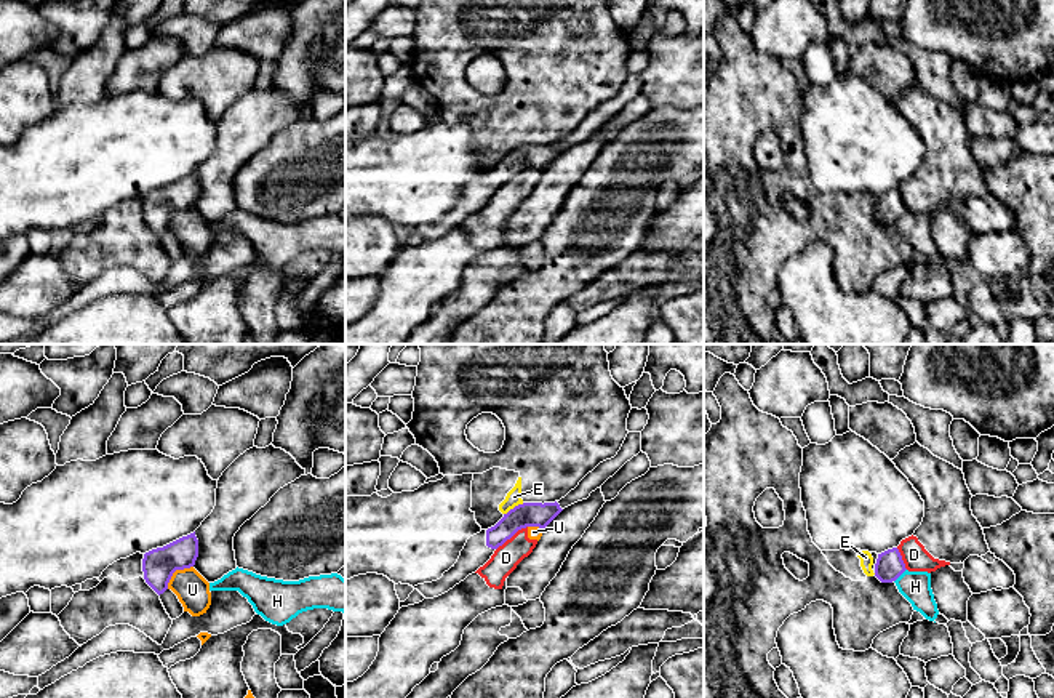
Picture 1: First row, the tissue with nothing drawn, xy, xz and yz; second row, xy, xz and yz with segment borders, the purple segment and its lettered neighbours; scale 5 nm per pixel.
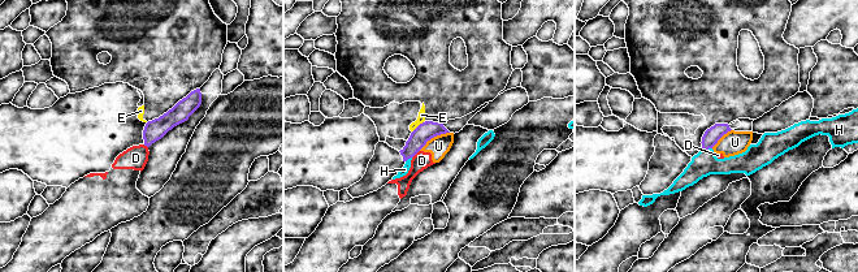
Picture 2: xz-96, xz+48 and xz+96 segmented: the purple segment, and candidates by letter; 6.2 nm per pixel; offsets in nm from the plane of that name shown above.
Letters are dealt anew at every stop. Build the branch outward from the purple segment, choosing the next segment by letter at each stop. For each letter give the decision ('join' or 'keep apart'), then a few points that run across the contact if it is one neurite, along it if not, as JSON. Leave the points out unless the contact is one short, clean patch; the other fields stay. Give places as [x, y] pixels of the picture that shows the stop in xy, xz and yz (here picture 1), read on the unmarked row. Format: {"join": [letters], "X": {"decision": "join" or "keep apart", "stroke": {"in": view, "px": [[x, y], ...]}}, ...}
{"join": [], "D": {"decision": "keep apart", "stroke": {"in": "xz", "px": [[526, 167], [519, 170], [496, 191]]}}, "E": {"decision": "keep apart", "stroke": {"in": "xz", "px": [[523, 144], [519, 144], [504, 156]]}}, "H": {"decision": "keep apart", "stroke": {"in": "yz", "px": [[906, 210], [894, 223]]}}, "U": {"decision": "keep apart", "stroke": {"in": "xy", "px": [[192, 207], [176, 212], [167, 229]]}}}

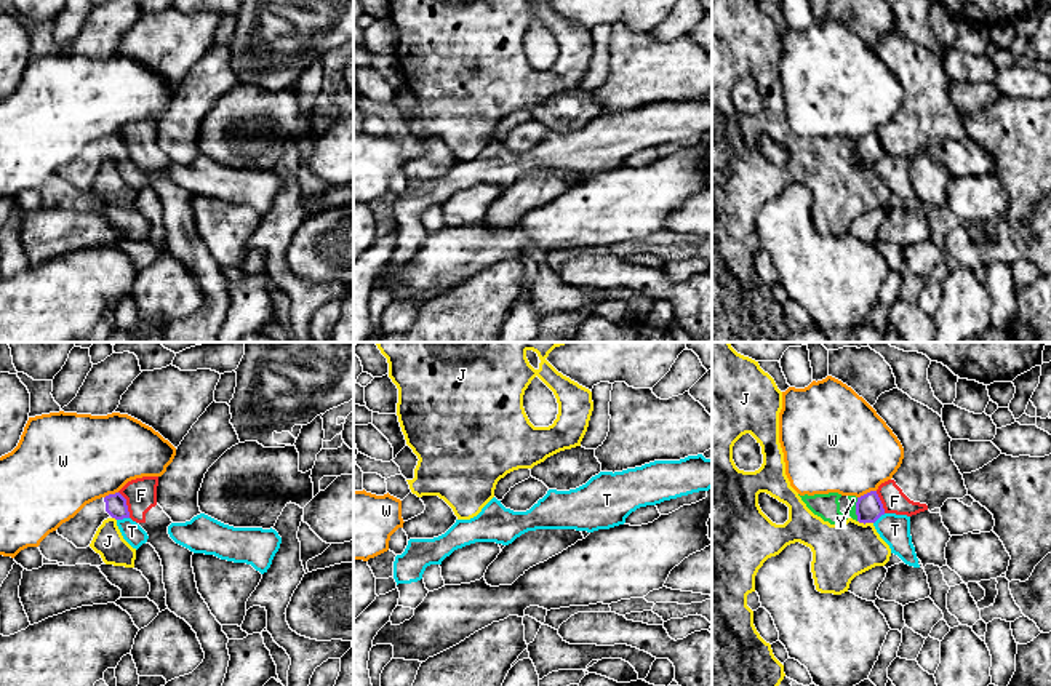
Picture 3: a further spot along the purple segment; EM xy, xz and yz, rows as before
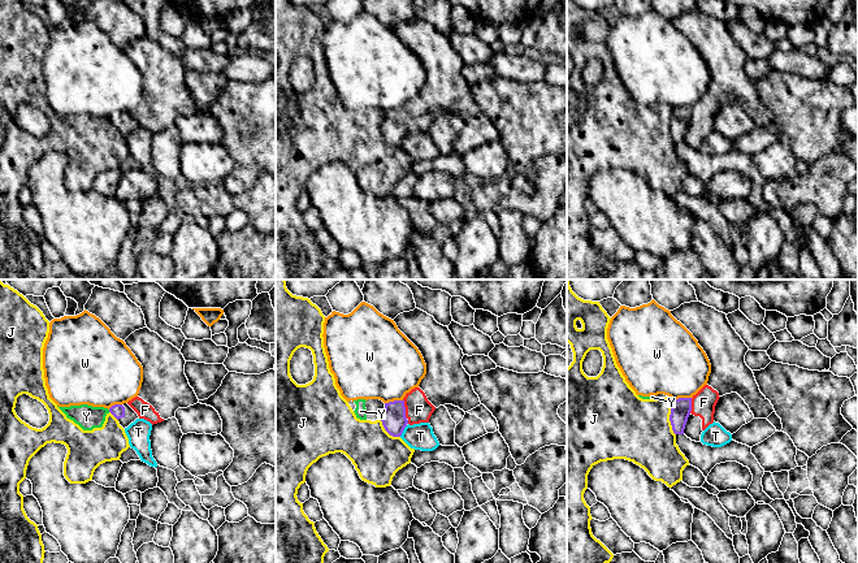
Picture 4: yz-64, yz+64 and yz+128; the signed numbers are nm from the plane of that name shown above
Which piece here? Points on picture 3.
{"join": [], "F": {"decision": "keep apart", "stroke": {"in": "xy", "px": [[119, 133], [125, 141], [130, 159]]}}, "J": {"decision": "keep apart"}, "T": {"decision": "keep apart", "stroke": {"in": "xy", "px": [[128, 159], [117, 162]]}}, "W": {"decision": "keep apart"}, "Y": {"decision": "keep apart", "stroke": {"in": "yz", "px": [[858, 139], [856, 162]]}}}

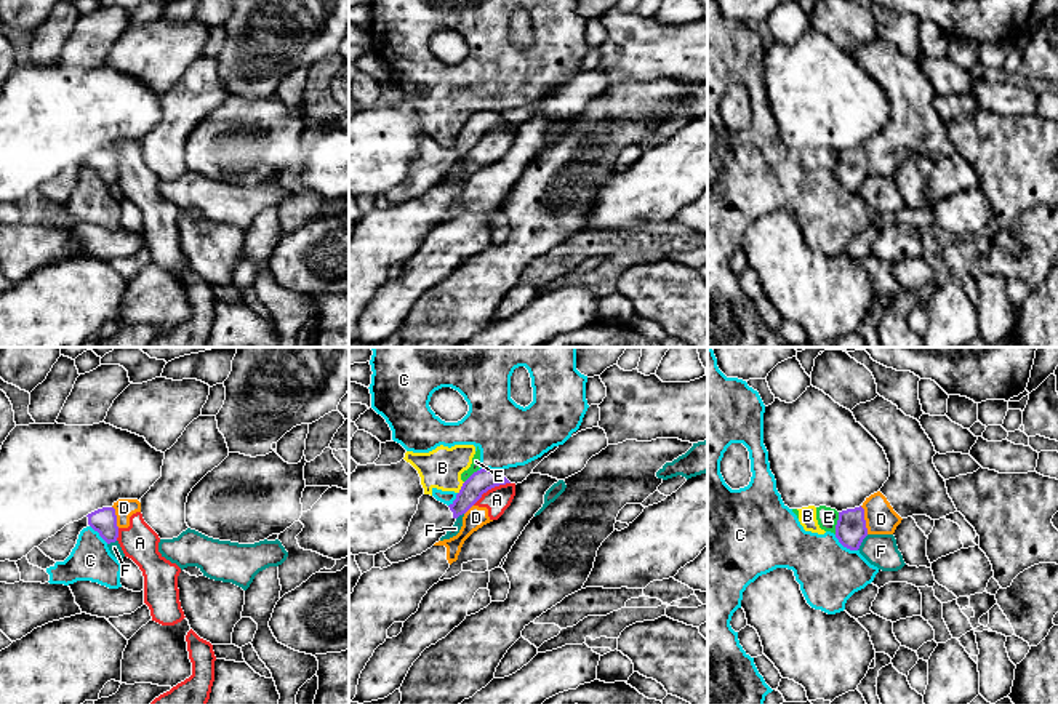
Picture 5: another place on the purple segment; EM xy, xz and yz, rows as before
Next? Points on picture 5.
{"join": [], "A": {"decision": "keep apart", "stroke": {"in": "xz", "px": [[509, 124], [488, 130], [472, 146]]}}, "B": {"decision": "keep apart", "stroke": {"in": "xz", "px": [[464, 124], [458, 135]]}}, "C": {"decision": "keep apart"}, "D": {"decision": "keep apart", "stroke": {"in": "yz", "px": [[860, 148], [868, 175]]}}, "E": {"decision": "keep apart", "stroke": {"in": "yz", "px": [[839, 154], [834, 175]]}}, "F": {"decision": "keep apart", "stroke": {"in": "yz", "px": [[868, 176], [857, 191]]}}}

